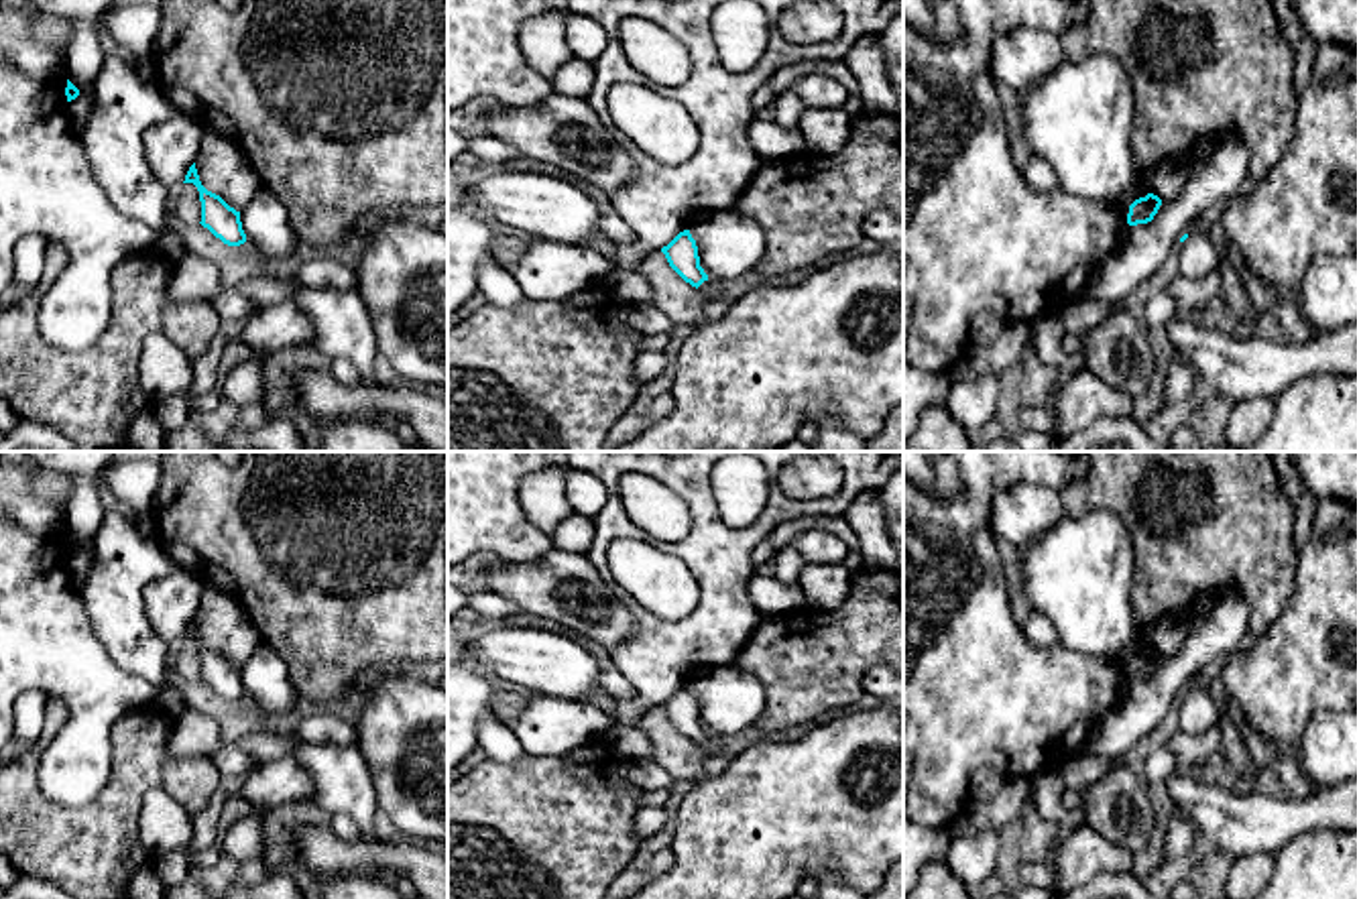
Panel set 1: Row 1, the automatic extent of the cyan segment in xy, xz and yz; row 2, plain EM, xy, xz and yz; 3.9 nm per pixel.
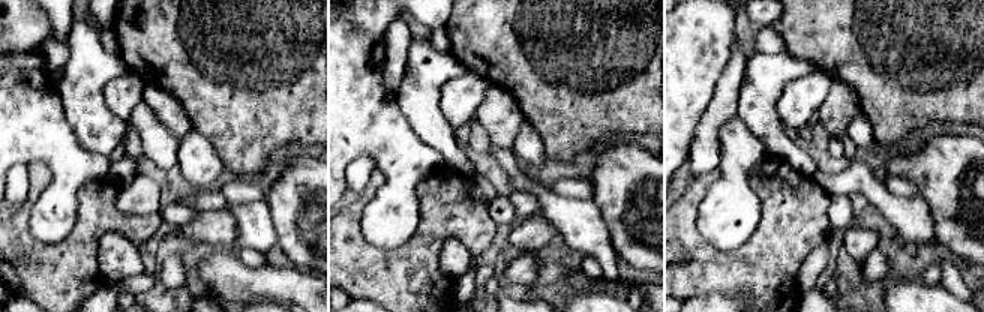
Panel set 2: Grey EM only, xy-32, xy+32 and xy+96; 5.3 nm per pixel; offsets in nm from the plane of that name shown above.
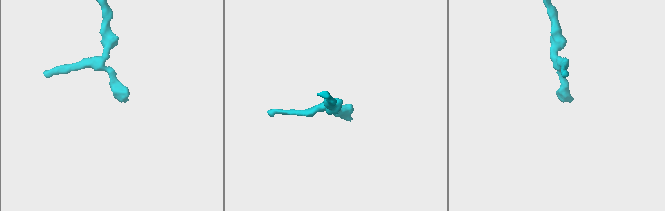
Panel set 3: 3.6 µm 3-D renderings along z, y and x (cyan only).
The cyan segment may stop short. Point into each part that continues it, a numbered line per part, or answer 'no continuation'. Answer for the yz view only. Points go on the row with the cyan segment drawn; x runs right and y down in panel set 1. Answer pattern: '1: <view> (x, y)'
1: yz (1199, 259)

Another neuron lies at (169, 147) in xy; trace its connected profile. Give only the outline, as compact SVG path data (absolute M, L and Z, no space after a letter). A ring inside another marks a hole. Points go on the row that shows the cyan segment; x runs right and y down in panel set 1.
M177 112L153 124L142 136L142 153L155 177L177 191L195 163L205 126Z

